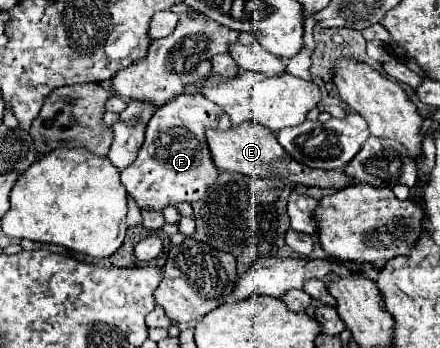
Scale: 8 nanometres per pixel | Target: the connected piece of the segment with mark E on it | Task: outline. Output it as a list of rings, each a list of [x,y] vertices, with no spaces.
[[[247,122],[241,124],[237,128],[229,128],[225,132],[221,130],[207,130],[205,132],[207,138],[207,146],[213,158],[213,164],[219,170],[229,170],[229,172],[241,172],[253,178],[279,178],[279,180],[287,180],[293,186],[303,184],[303,186],[321,186],[321,188],[345,188],[349,186],[349,180],[345,180],[345,172],[317,172],[313,168],[305,168],[303,164],[297,164],[283,148],[281,144],[277,144],[277,138],[273,132],[269,132],[269,128]]]

